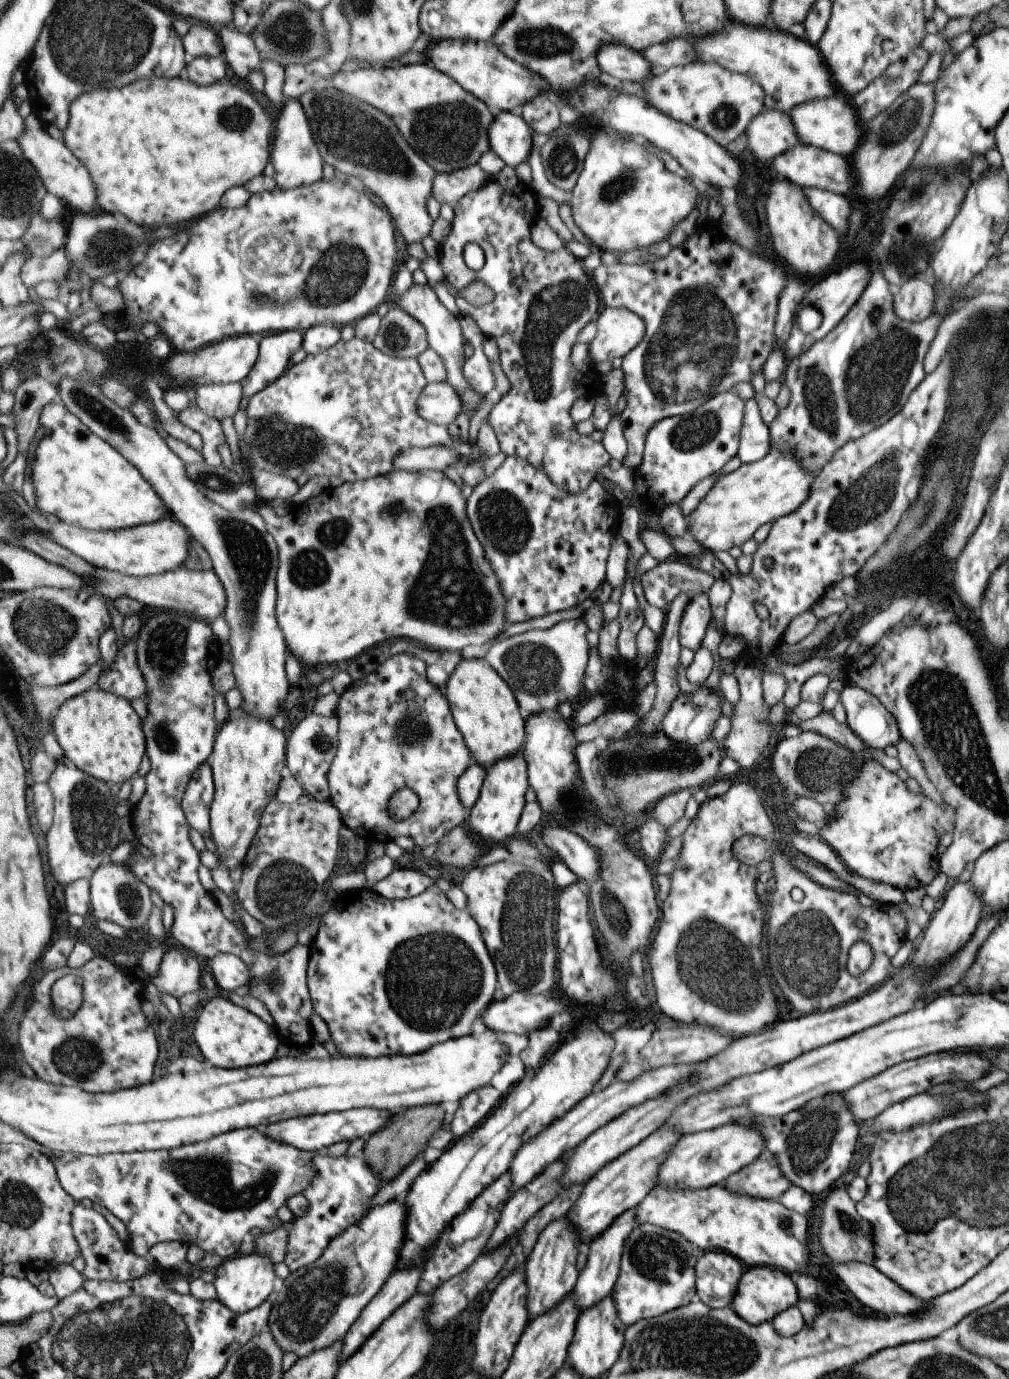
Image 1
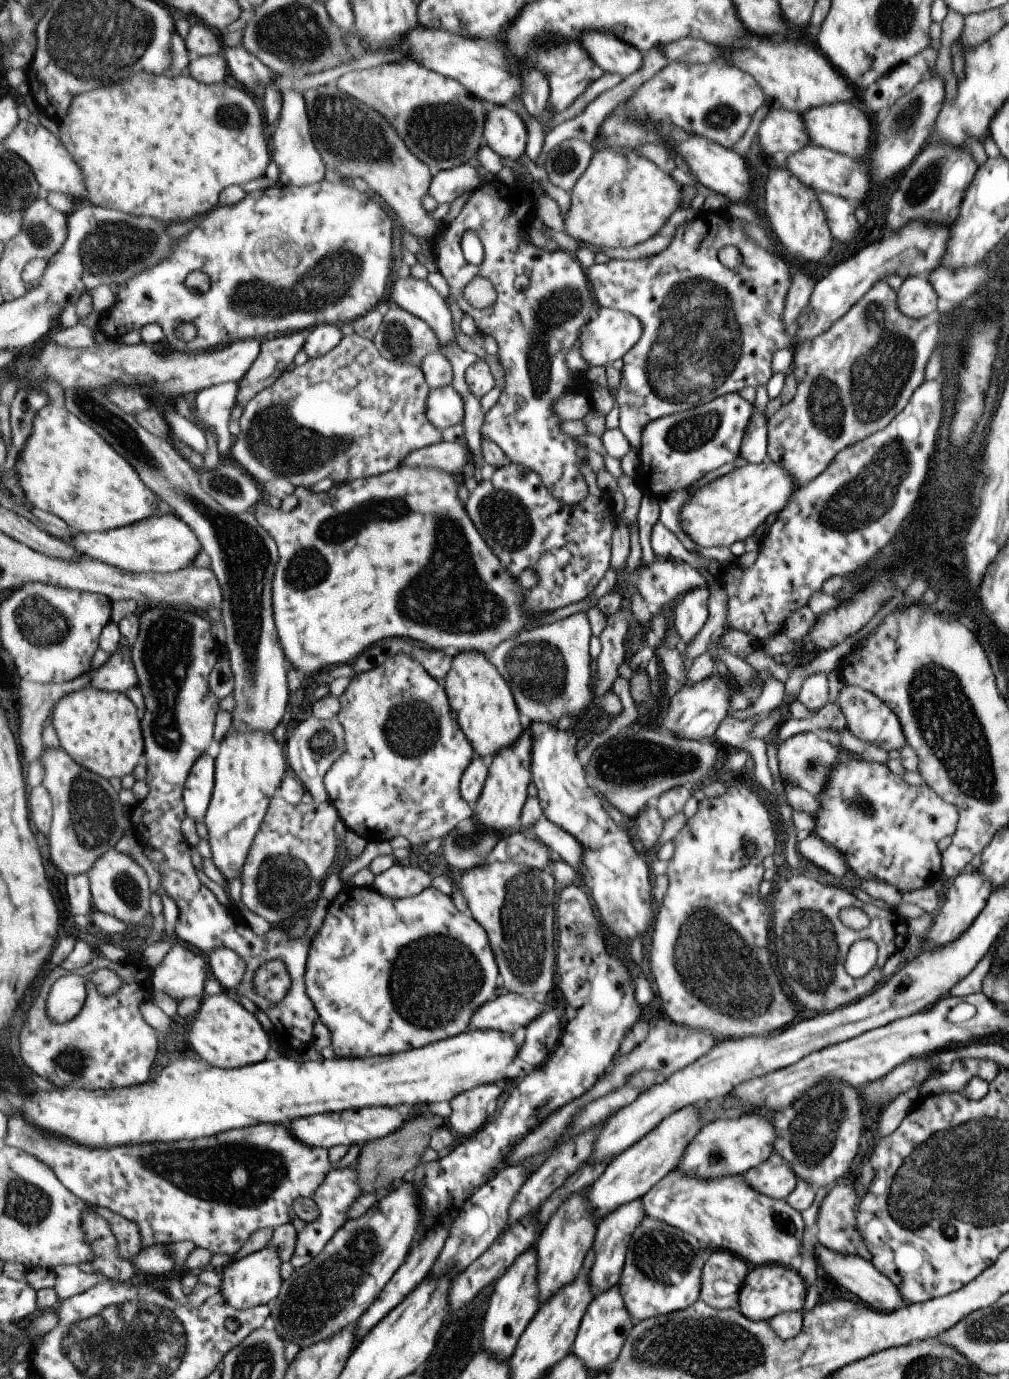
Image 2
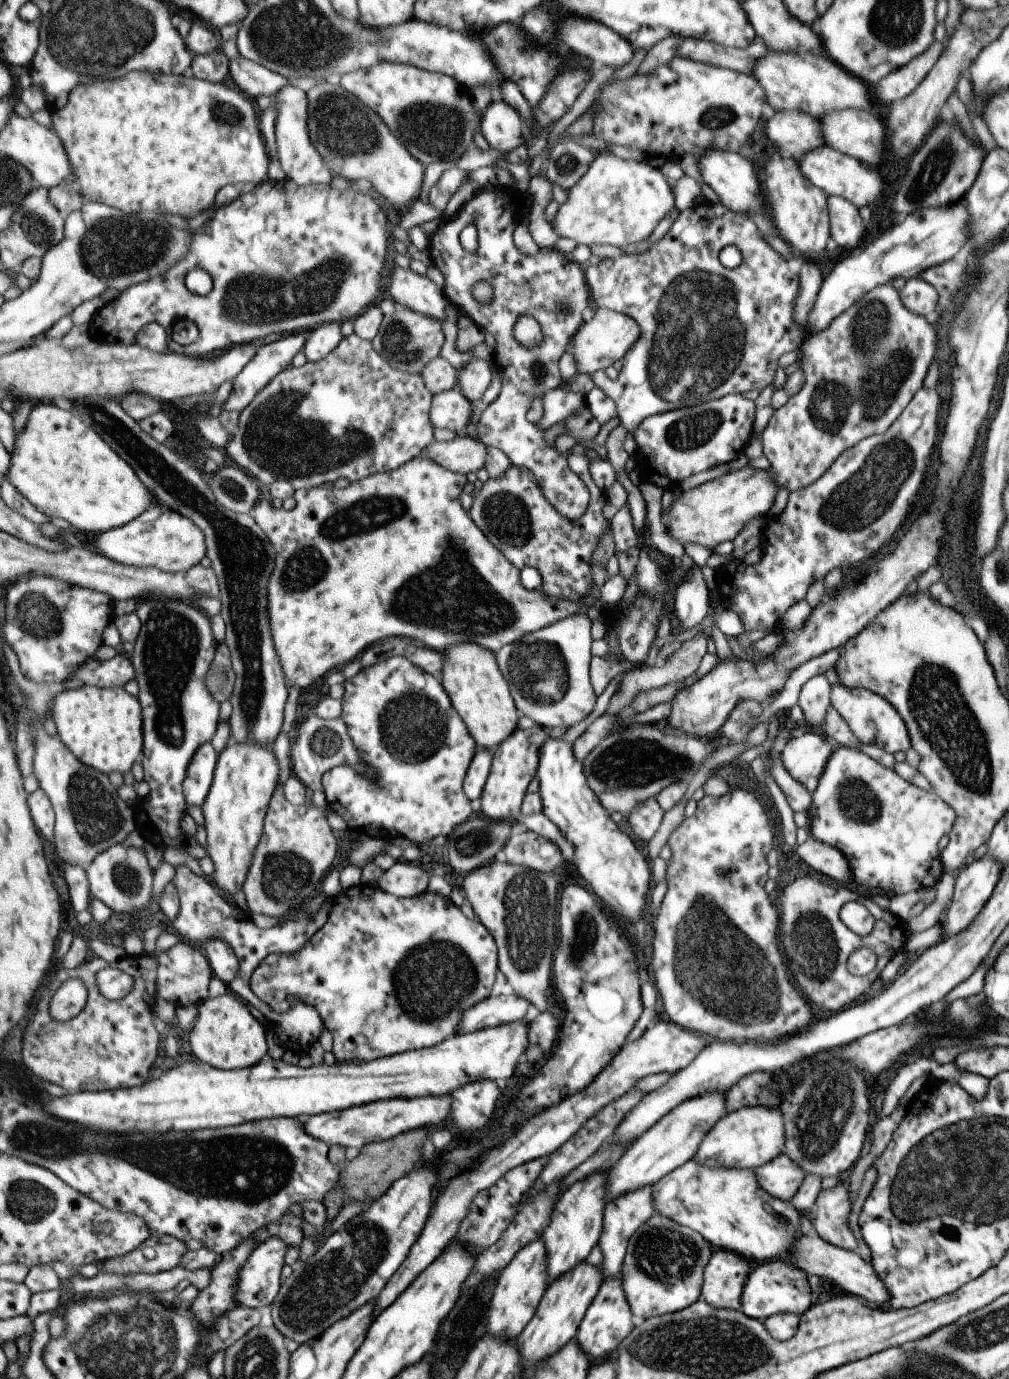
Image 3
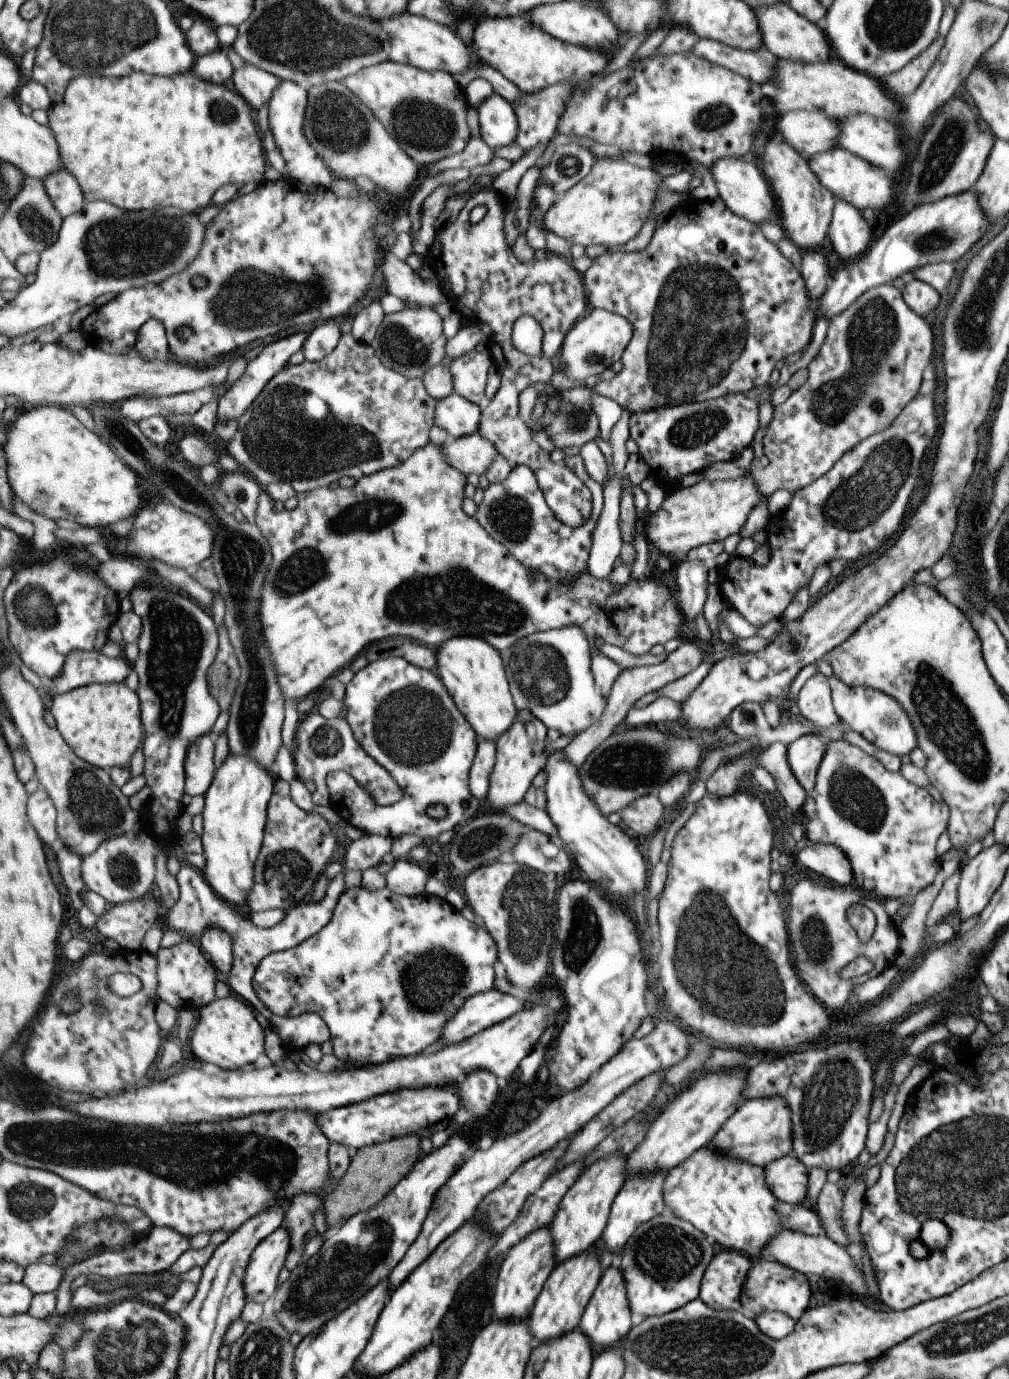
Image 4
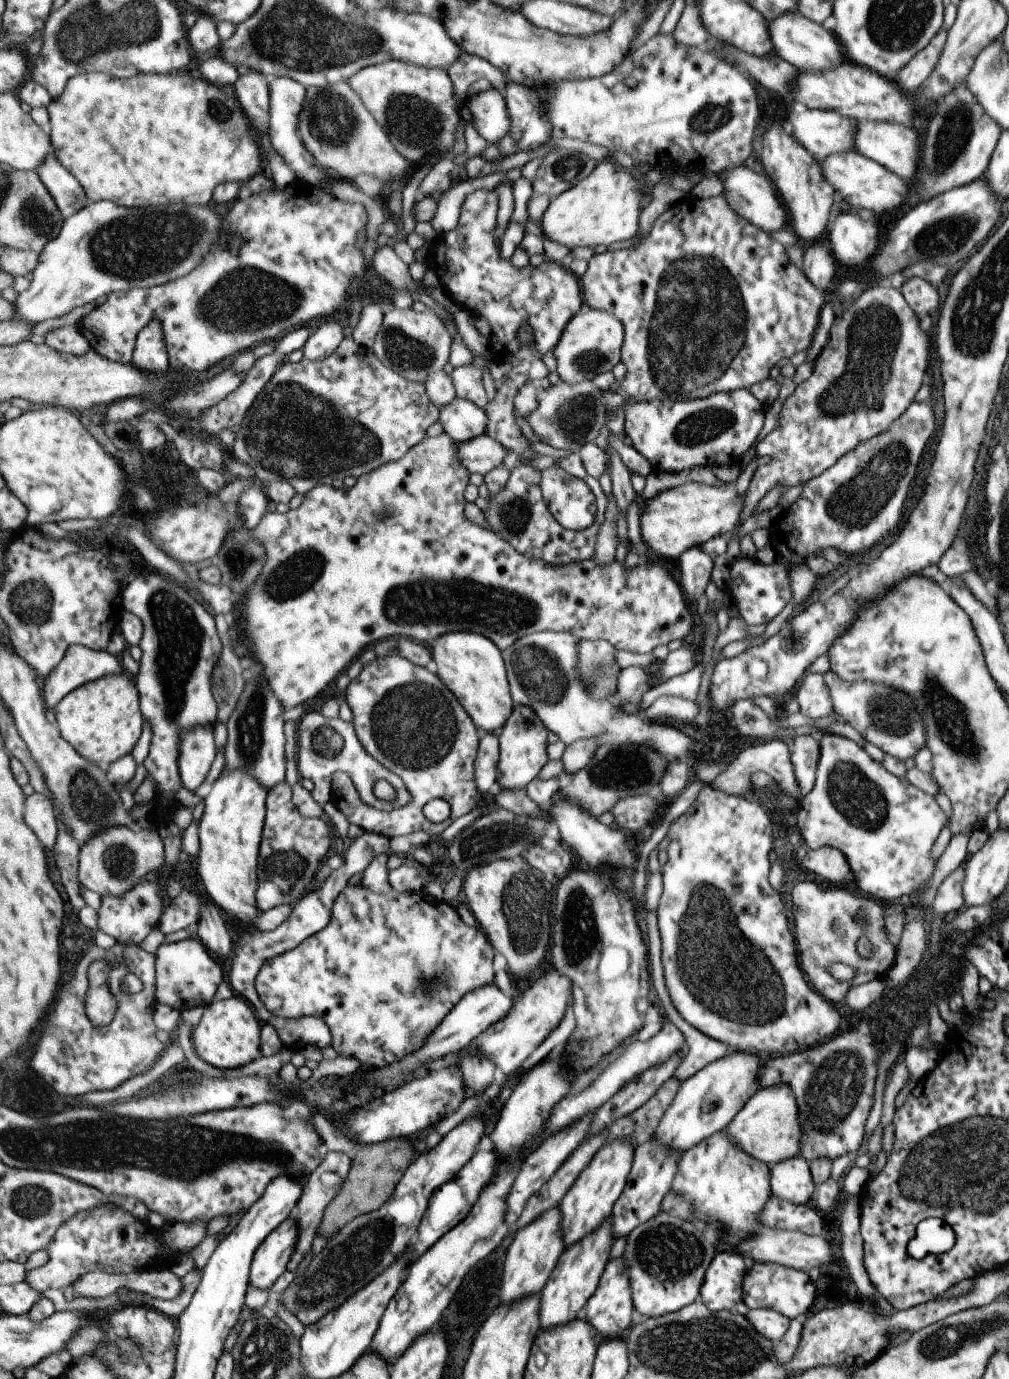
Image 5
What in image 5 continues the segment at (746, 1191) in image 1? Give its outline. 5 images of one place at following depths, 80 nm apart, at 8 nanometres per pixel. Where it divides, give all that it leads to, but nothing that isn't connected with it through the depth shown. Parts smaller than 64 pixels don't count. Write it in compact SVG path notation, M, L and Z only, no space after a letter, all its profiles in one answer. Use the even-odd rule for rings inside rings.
M801 1156L782 1160L770 1169L771 1194L790 1204L811 1204L815 1184L812 1181L808 1162Z

